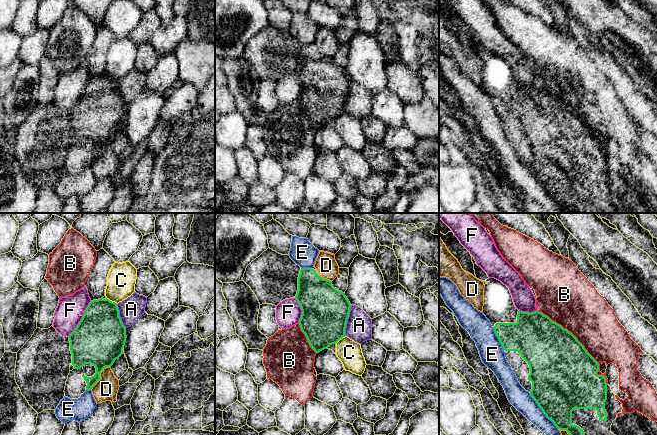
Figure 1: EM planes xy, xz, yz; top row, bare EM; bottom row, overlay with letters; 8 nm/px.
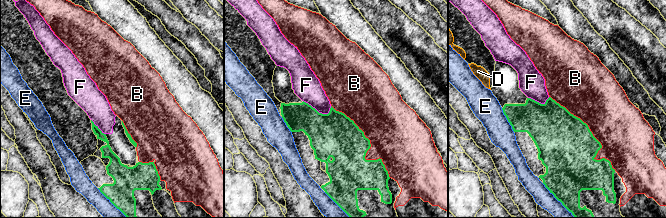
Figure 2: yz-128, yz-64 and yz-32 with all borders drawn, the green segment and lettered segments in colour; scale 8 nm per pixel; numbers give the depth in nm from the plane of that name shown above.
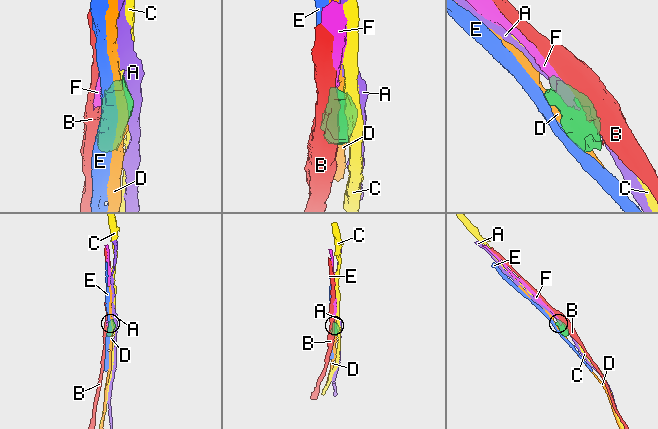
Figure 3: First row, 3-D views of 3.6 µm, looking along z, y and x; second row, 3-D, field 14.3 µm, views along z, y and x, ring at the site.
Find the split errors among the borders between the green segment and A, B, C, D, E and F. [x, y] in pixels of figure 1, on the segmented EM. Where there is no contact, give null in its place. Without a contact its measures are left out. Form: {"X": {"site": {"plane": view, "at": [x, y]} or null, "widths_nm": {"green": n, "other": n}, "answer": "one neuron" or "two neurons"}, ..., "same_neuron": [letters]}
{"A": {"site": {"plane": "xz", "at": [346, 320]}, "widths_nm": {"green": 380, "other": 200}, "answer": "two neurons"}, "B": {"site": {"plane": "yz", "at": [580, 343]}, "widths_nm": {"green": 500, "other": 380}, "answer": "two neurons"}, "C": {"site": {"plane": "xy", "at": [111, 301]}, "widths_nm": {"green": 360, "other": 240}, "answer": "two neurons"}, "D": {"site": {"plane": "xy", "at": [99, 376]}, "widths_nm": {"green": 340, "other": 190}, "answer": "two neurons"}, "E": {"site": {"plane": "yz", "at": [541, 409]}, "widths_nm": {"green": 440, "other": 160}, "answer": "two neurons"}, "F": {"site": {"plane": "xy", "at": [81, 319]}, "widths_nm": {"green": 420, "other": 220}, "answer": "two neurons"}, "same_neuron": []}

